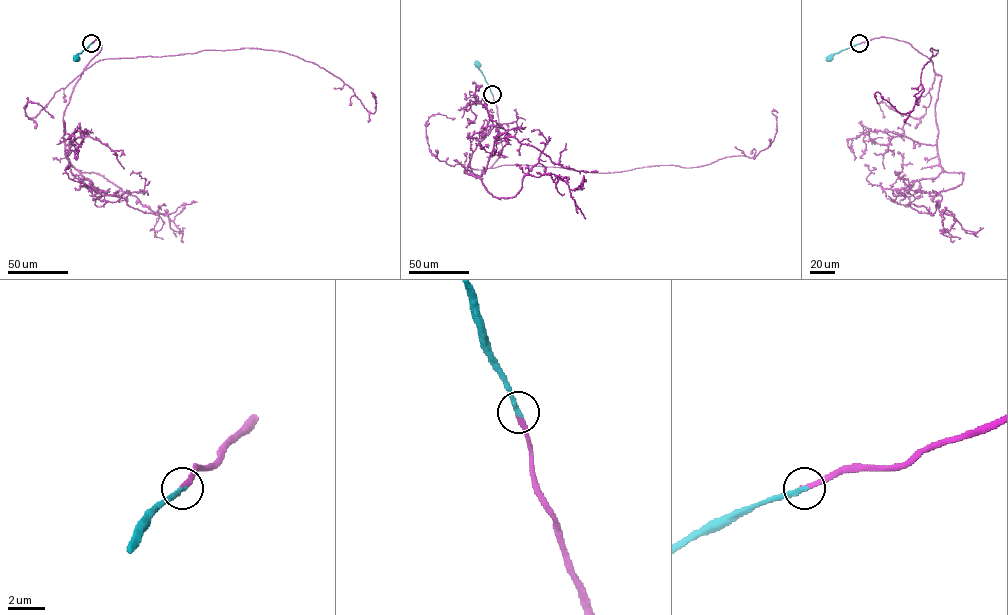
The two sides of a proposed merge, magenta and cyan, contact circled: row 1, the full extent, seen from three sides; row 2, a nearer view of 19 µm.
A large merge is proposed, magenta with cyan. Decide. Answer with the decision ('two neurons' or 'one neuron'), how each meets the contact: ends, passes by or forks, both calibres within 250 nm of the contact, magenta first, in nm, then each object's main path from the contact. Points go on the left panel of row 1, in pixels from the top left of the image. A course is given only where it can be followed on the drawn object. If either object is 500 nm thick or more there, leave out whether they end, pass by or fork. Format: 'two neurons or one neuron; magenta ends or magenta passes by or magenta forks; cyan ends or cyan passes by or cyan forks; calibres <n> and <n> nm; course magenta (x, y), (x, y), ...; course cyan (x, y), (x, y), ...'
one neuron; magenta ends; cyan ends; calibres 280 and 280 nm; course magenta (91, 43), (101, 49), (84, 70), (106, 59), (284, 52), (339, 77), (369, 112), (371, 92), (376, 103); course cyan (91, 43), (76, 58)

